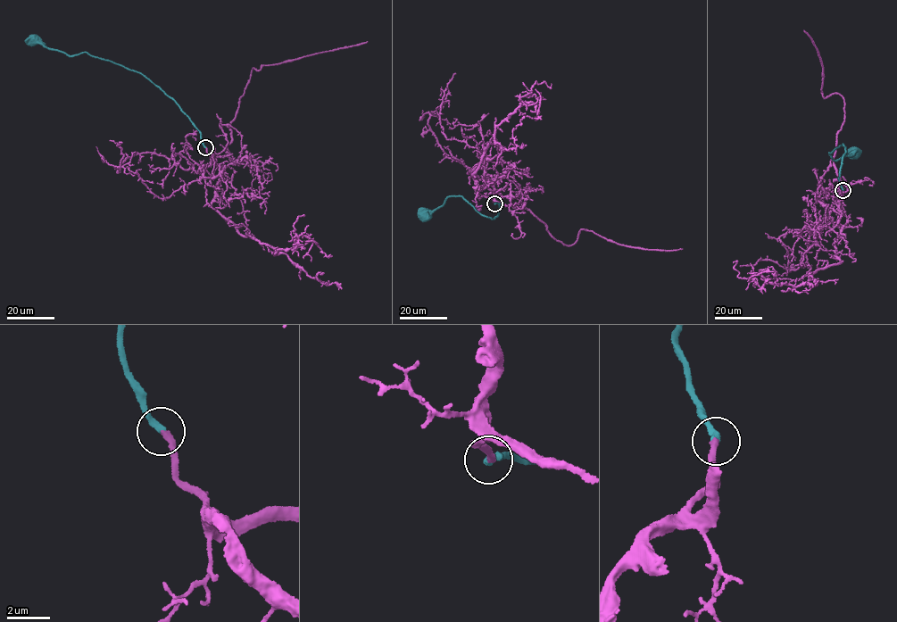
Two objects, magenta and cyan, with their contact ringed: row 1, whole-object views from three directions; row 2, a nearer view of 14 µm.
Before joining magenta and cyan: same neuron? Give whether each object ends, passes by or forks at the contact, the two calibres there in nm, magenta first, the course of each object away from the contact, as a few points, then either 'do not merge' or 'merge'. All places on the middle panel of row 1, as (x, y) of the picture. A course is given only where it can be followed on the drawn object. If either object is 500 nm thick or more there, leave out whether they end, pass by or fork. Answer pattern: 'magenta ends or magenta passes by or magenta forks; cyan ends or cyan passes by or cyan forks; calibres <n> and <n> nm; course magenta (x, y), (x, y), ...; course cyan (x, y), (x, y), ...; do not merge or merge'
magenta ends; cyan ends; calibres 280 and 300 nm; course magenta (494, 203), (495, 193), (468, 172), (479, 167), (502, 120), (531, 102), (538, 112), (535, 89); course cyan (494, 203), (501, 204), (494, 219), (483, 215), (459, 195), (445, 197), (442, 205), (428, 211), (426, 215); merge

